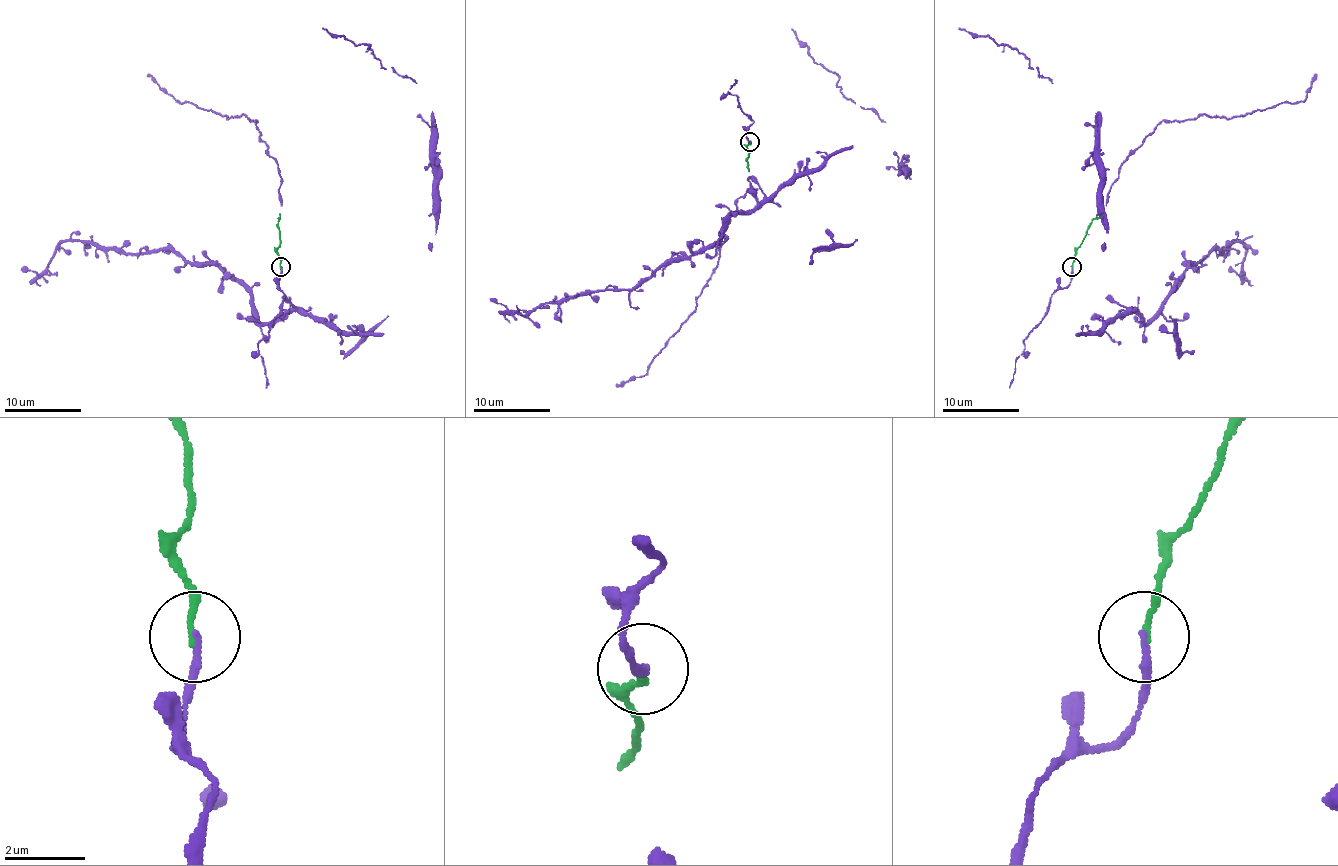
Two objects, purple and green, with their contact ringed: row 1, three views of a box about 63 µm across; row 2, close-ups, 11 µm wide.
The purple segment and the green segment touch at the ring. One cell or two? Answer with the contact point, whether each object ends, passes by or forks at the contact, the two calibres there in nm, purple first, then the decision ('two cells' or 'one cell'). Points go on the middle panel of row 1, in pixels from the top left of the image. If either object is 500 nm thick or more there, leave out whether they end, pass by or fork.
at (750, 141); purple ends there; green ends there; 200 nm thick on the purple side, 160 nm on the other; one cell

